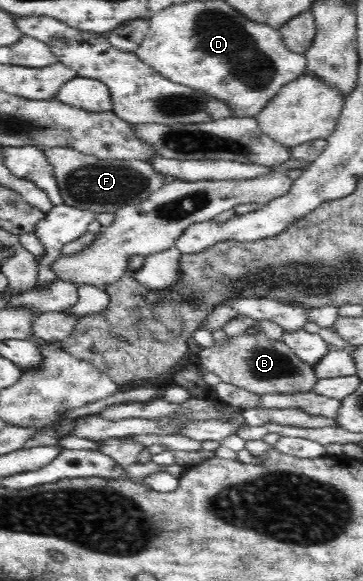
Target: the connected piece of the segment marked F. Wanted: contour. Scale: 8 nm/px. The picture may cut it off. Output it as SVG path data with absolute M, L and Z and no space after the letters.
M52 147L46 149L45 155L49 163L54 169L54 174L64 199L64 204L86 209L92 213L114 213L122 206L138 202L146 201L152 193L159 191L165 187L164 176L156 172L151 163L139 160L102 160L94 156L86 156L78 152L76 149Z

